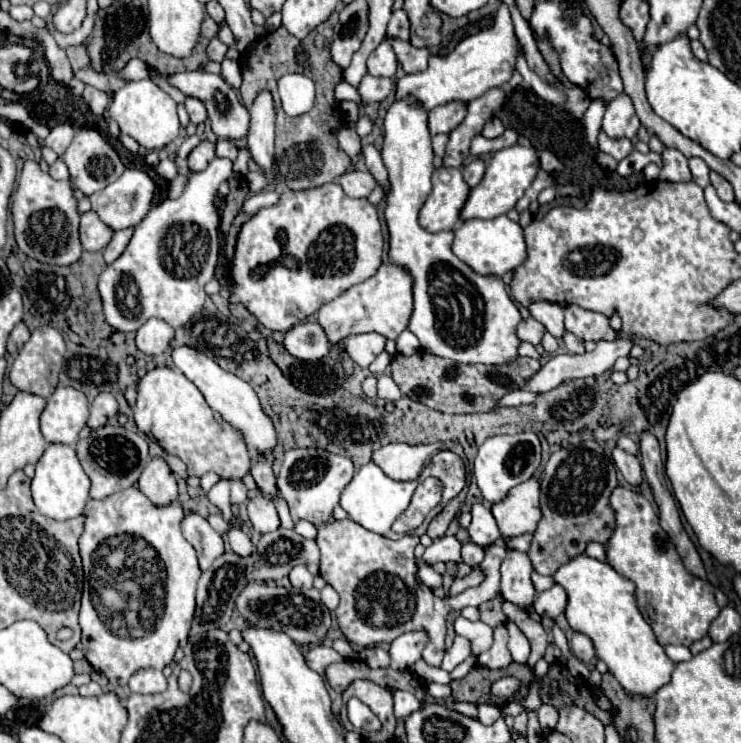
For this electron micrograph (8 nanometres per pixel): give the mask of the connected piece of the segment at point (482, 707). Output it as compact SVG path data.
M483 703L477 706L478 719L484 725L492 725L501 717L500 708L492 703Z

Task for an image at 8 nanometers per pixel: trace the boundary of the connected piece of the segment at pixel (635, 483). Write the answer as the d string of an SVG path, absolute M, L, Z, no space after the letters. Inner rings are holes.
M619 447L613 449L611 457L613 457L613 461L615 461L615 467L617 467L619 473L623 475L623 479L625 479L631 487L639 489L639 487L641 487L641 481L643 481L643 469L641 469L641 465L639 465L639 459L633 457L633 455L629 455L629 453L625 453L625 451L619 449Z

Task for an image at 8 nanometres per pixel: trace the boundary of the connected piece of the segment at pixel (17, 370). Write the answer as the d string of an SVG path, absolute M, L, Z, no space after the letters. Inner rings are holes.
M37 327L31 333L31 339L21 347L17 359L13 361L9 369L9 381L15 385L17 391L29 391L33 395L49 397L57 387L57 375L63 367L63 355L65 355L65 341L61 333L53 327Z

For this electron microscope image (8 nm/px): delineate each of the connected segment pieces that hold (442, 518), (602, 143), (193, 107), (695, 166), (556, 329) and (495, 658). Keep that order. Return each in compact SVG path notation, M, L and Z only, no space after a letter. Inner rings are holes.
M463 489L455 499L451 499L451 503L449 503L449 505L447 505L447 507L445 507L445 509L443 509L443 511L429 523L427 535L429 535L431 539L439 539L439 537L445 535L449 523L457 517L457 513L459 513L463 501L465 501L465 489Z
M603 131L599 133L599 149L607 155L611 155L615 161L621 161L625 159L631 151L633 151L633 145L629 139L609 139Z
M187 97L187 99L185 99L185 107L187 107L187 113L189 113L193 125L199 125L199 123L205 123L205 121L207 121L205 105L203 105L199 99Z
M689 159L689 169L693 173L693 181L699 185L699 187L707 187L709 185L709 167L705 165L703 159Z
M539 301L533 303L529 307L529 313L545 325L545 329L555 337L555 339L563 339L565 327L563 327L563 307L557 303L547 303L547 301Z
M503 625L495 627L493 629L493 645L477 657L477 663L481 667L489 667L489 669L505 669L511 661L513 659L507 649L507 629Z

